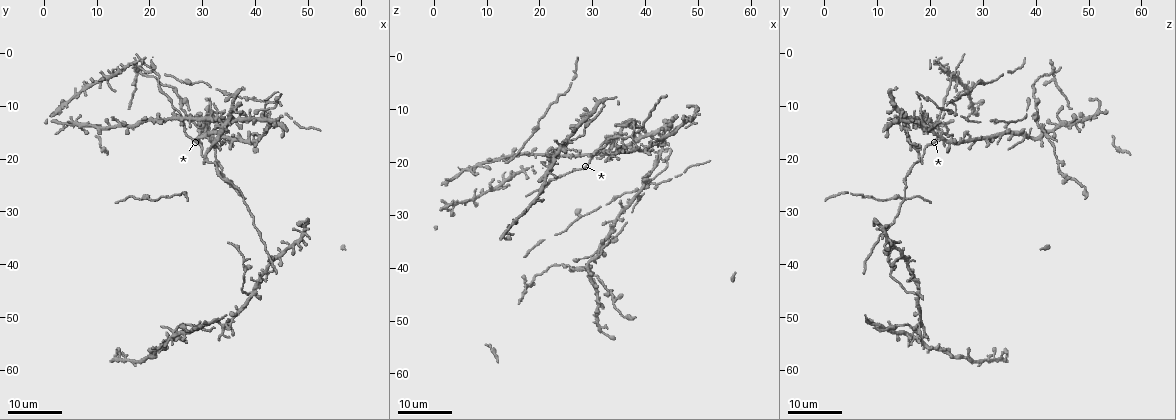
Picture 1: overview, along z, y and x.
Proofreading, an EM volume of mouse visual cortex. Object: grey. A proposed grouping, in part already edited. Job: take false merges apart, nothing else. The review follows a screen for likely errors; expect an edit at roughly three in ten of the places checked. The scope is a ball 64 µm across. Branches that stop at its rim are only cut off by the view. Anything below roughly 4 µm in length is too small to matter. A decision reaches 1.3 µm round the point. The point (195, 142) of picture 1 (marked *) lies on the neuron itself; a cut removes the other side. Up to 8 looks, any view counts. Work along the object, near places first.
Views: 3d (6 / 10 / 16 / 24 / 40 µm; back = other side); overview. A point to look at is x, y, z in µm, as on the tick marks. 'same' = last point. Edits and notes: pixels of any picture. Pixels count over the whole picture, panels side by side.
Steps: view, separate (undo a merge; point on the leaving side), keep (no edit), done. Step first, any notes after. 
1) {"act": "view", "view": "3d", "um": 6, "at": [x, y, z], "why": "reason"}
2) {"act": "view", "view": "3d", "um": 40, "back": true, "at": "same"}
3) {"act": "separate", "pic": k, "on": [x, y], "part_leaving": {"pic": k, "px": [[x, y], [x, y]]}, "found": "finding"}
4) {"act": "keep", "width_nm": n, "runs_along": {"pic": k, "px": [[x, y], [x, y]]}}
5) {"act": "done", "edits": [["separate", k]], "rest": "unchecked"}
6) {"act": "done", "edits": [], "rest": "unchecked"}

{"act": "view", "view": "3d", "um": 24, "at": [39.0, 16.5, 26.5], "why": "a fork"}

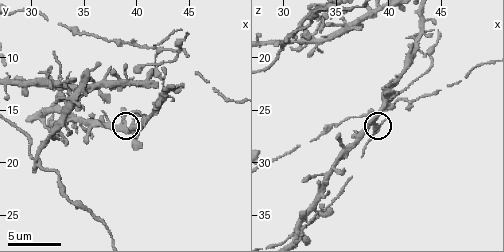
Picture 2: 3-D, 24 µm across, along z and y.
{"act": "view", "view": "3d", "um": 10, "at": [38.6, 16.2, 26.0]}

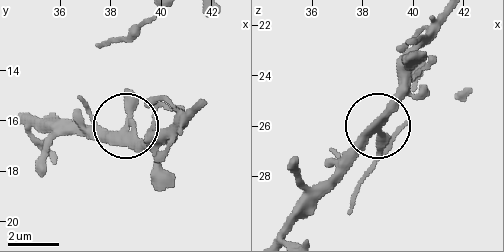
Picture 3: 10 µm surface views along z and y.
{"act": "keep", "side_arm_um": 44, "found": "one neuron here"}

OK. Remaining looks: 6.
{"act": "view", "view": "3d", "um": 16, "at": [42.2, 9.2, 24.2], "why": "two arms in line, one across"}

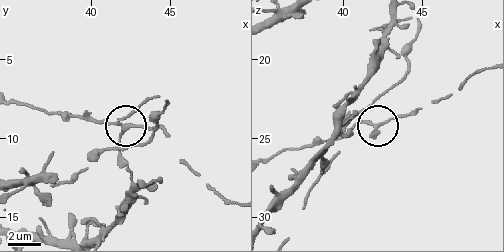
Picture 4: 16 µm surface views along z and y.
{"act": "keep", "found": "one neuron here"}

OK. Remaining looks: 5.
{"act": "view", "view": "3d", "um": 16, "at": [30.5, 20.0, 17.5], "why": "four arms meet"}

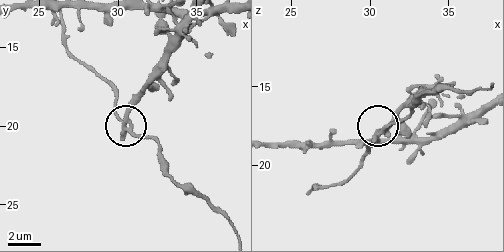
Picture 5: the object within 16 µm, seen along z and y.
{"act": "view", "view": "3d", "um": 6, "at": "same"}

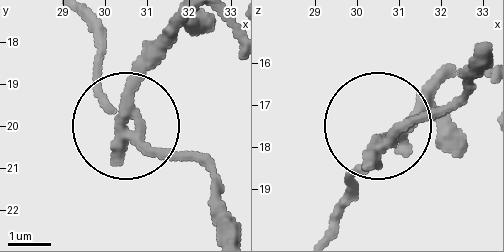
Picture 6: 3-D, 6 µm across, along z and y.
{"act": "view", "view": "3d", "um": 6, "back": true, "at": "same"}

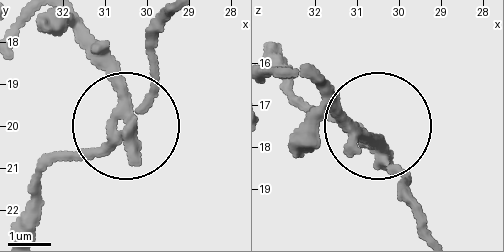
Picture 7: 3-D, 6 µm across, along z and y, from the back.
{"act": "separate", "pic": 7, "on": [114, 68], "width_nm": 270, "found": "a second neuron is stuck on"}

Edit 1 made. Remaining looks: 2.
{"act": "done", "edits": [["separate", 7]], "rest": "unchecked"}

